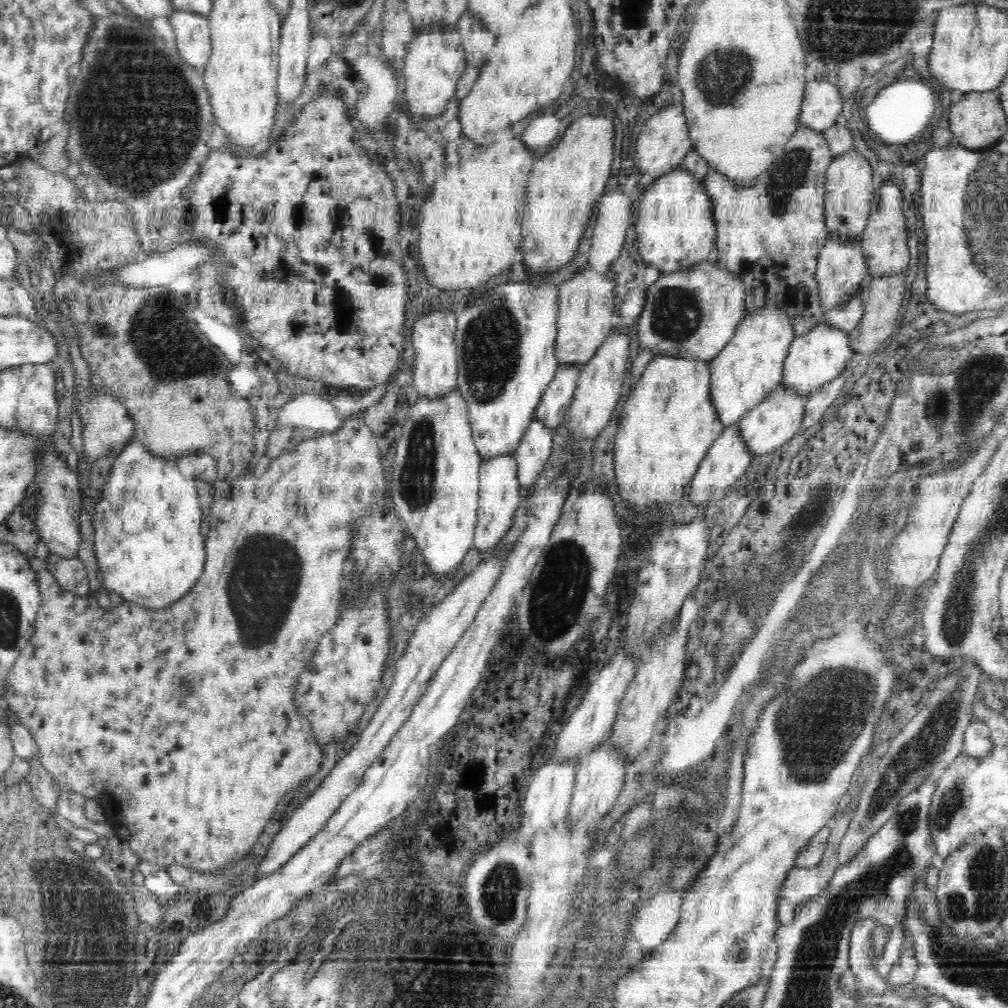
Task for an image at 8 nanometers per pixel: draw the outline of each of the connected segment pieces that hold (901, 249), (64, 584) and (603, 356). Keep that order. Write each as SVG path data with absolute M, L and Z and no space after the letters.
M891 178L885 179L872 198L872 212L861 236L862 251L865 256L867 272L870 276L894 276L907 272L910 260L909 248L906 244L907 228L902 211L902 193L898 184Z
M50 554L44 558L48 571L52 573L55 582L64 590L78 596L91 593L90 580L84 561L78 557L72 559L60 558Z
M614 328L596 354L581 367L575 395L567 414L568 434L578 440L591 440L598 437L610 422L614 407L620 400L622 381L626 374L626 362L631 352L630 336L622 328Z

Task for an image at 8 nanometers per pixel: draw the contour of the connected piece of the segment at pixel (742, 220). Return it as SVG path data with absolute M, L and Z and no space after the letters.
M799 126L786 143L783 154L756 180L734 183L714 170L709 170L702 180L704 190L713 204L719 269L735 274L743 282L746 314L754 314L756 310L762 310L766 306L777 306L790 319L796 337L806 334L816 324L823 322L824 314L815 272L819 252L828 237L823 214L824 174L833 157L822 132Z

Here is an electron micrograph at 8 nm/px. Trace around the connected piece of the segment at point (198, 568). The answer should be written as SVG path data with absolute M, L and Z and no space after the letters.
M136 441L124 446L102 486L93 518L96 562L108 592L114 591L124 601L148 610L162 610L182 599L196 585L206 562L206 541L200 533L202 506L197 490L195 478L182 476L172 459L152 456Z

